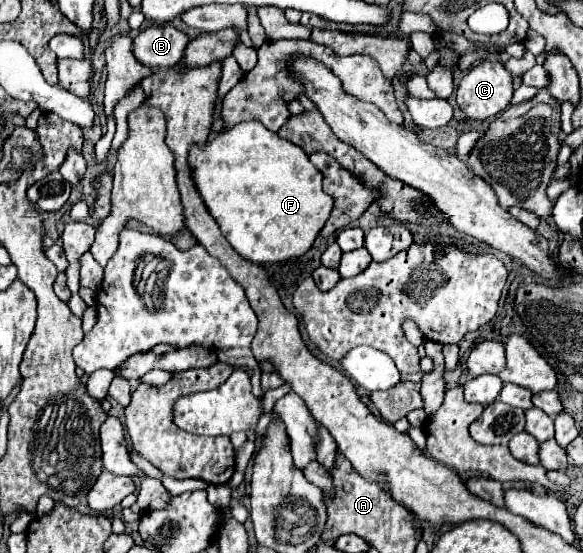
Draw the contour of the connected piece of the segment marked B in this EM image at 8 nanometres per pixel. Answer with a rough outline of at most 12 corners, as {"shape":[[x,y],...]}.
{"shape":[[151,25],[133,39],[145,67],[173,67],[189,37]]}

